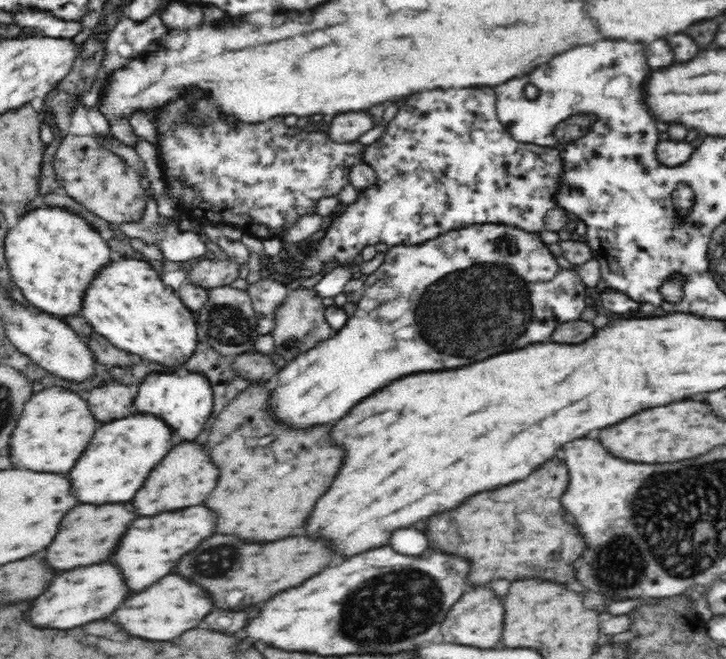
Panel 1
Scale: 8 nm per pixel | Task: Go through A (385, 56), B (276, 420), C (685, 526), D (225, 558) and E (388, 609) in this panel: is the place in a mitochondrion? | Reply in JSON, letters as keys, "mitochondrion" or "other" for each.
{"A":"mitochondrion","B":"other","C":"mitochondrion","D":"mitochondrion","E":"mitochondrion"}

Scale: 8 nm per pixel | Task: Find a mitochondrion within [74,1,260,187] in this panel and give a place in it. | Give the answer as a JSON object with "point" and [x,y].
{"point":[198,116]}

